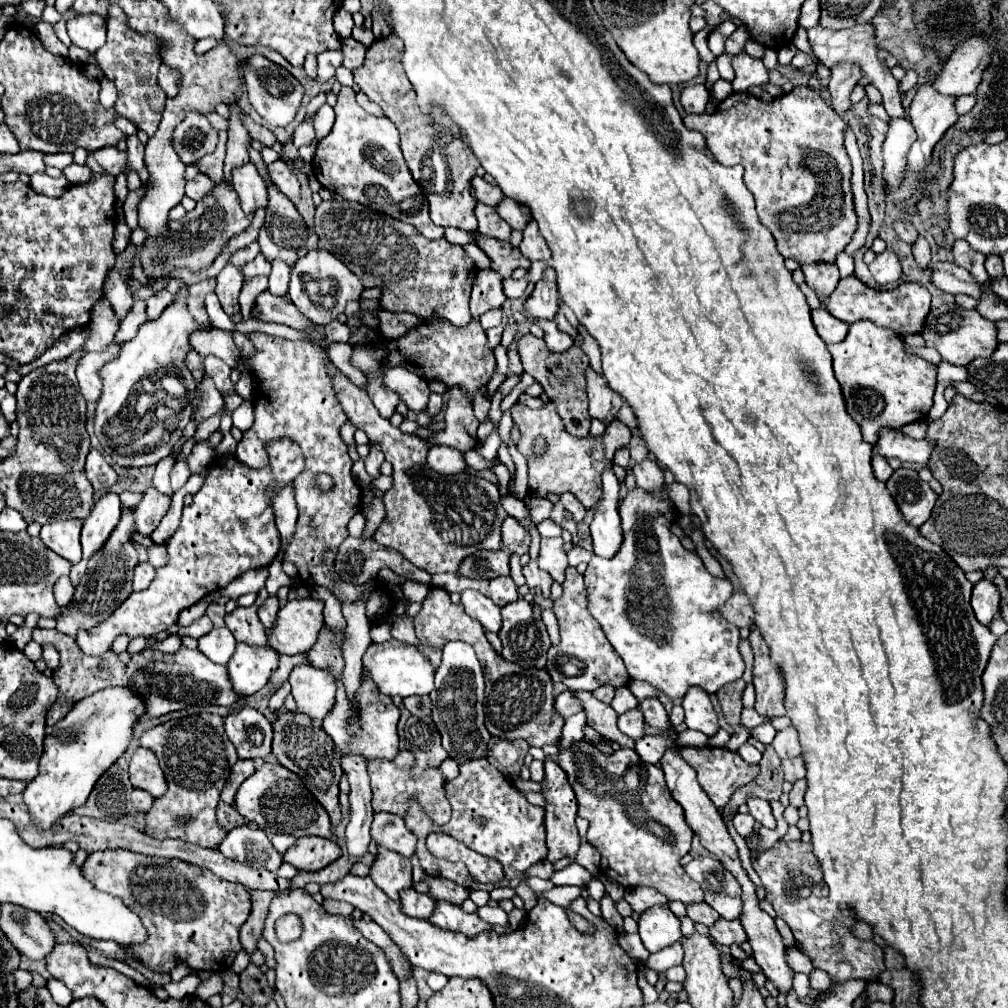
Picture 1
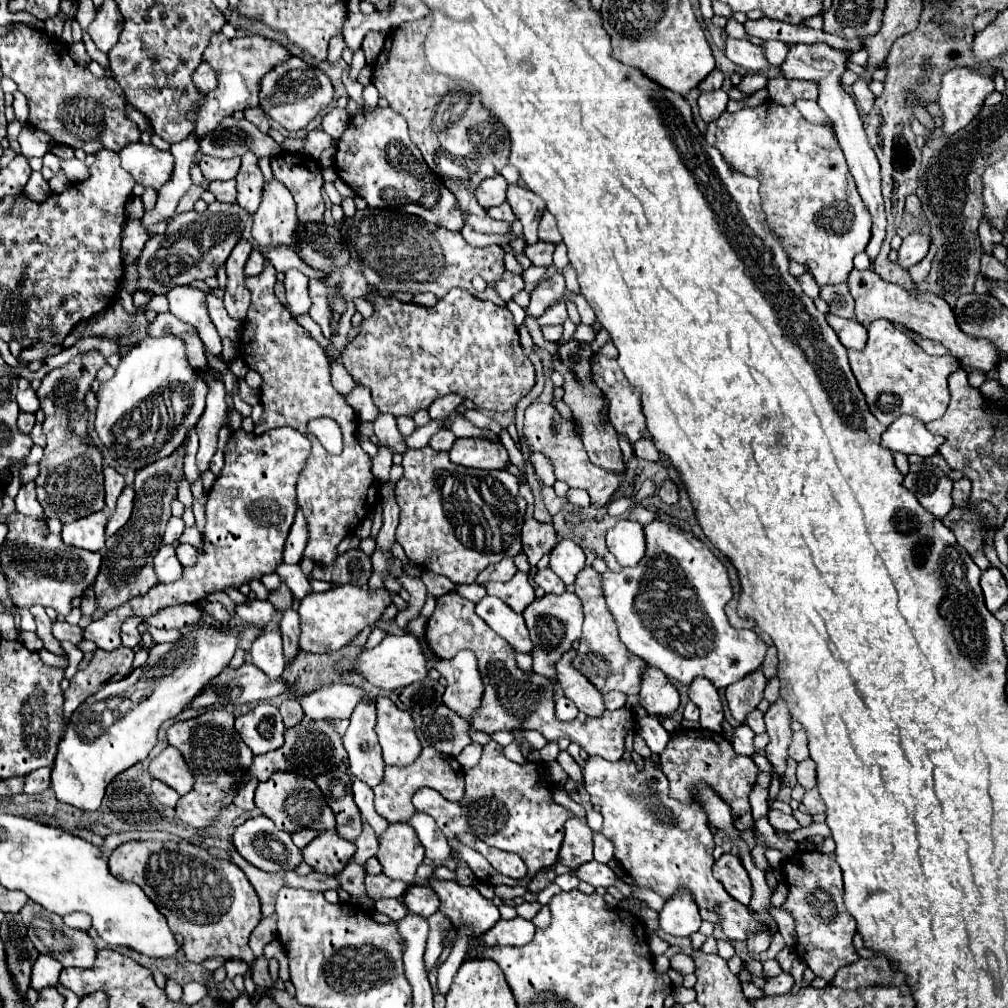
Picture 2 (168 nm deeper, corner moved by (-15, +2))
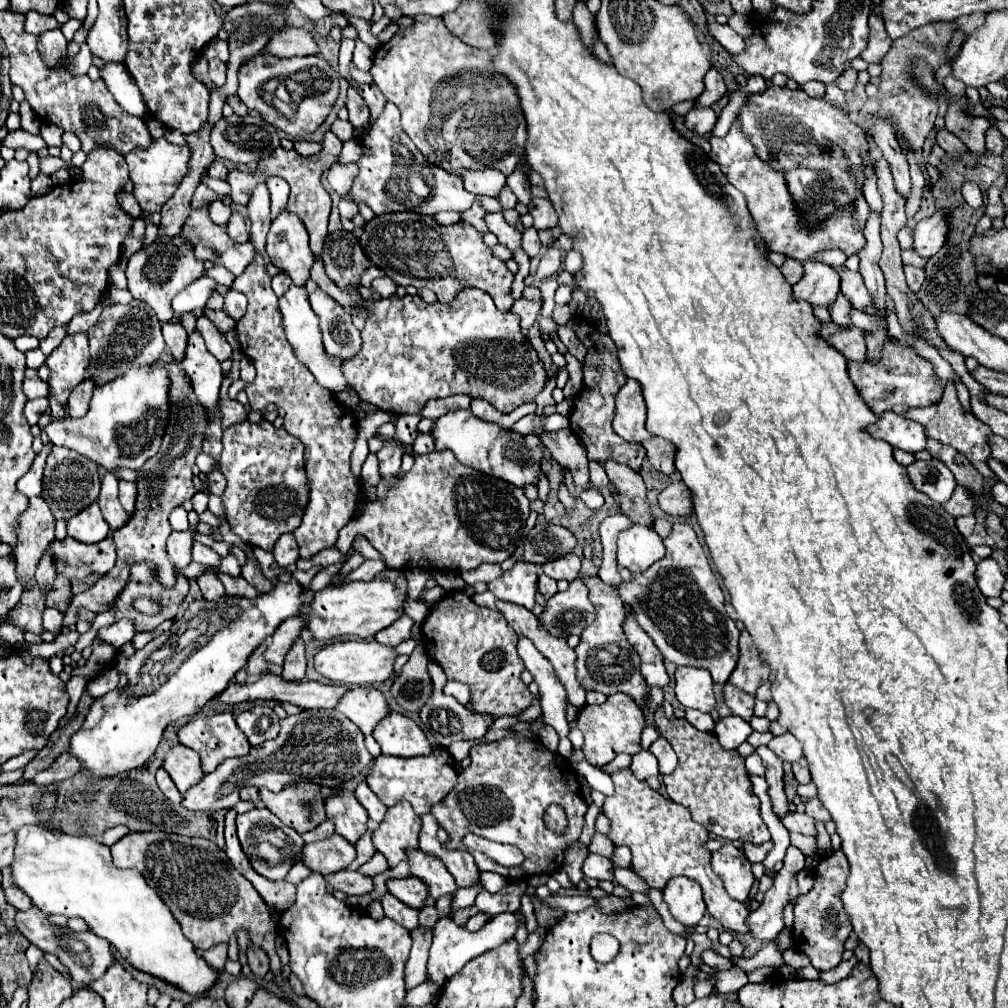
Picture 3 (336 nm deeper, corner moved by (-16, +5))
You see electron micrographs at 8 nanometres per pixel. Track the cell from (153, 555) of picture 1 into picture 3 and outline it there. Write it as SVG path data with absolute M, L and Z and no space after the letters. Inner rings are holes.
M198 541L192 547L192 559L202 563L202 565L208 565L208 567L218 567L220 561L222 561L222 557L214 549L210 549L210 547L206 547L206 545L198 543Z

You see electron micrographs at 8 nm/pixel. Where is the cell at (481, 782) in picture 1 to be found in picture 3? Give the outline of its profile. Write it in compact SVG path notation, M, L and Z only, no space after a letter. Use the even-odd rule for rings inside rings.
M510 735L470 749L470 765L458 775L454 789L432 807L432 815L438 825L448 831L448 849L464 849L462 837L466 833L516 845L526 859L522 865L512 867L512 871L498 867L498 863L484 853L470 853L480 871L494 871L508 879L526 879L530 875L552 875L562 867L566 849L576 843L582 833L586 809L588 805L580 793L578 775L568 759L548 751L538 739ZM550 803L556 803L566 811L566 833L554 833L544 825L542 817Z

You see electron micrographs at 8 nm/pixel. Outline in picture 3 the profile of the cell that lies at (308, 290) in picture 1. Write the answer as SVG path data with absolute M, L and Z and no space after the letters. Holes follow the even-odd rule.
M318 289L310 295L310 303L320 319L326 353L338 357L342 363L356 357L362 349L362 339L360 331L352 325L350 315L330 295Z

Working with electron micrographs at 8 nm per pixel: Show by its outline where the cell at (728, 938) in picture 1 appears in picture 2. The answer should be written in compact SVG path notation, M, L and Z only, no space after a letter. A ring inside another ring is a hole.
M589 756L585 760L583 768L583 782L585 790L591 796L591 802L601 808L603 814L603 836L609 838L615 844L615 860L621 864L625 874L629 874L637 886L651 888L657 892L661 898L671 898L671 894L679 892L681 888L687 888L699 908L707 908L719 914L723 932L729 940L747 940L751 932L761 932L767 930L767 924L759 922L753 918L749 908L743 904L737 904L723 888L723 884L711 874L713 866L713 832L707 826L707 816L699 804L685 804L679 800L673 800L669 796L669 782L667 776L661 772L659 764L655 764L651 758L643 758L645 766L643 770L637 768L635 760L617 760L617 762L607 762L605 758L599 756Z

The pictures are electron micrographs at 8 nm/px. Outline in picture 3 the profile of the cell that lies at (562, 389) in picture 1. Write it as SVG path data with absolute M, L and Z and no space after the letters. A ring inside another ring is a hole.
M616 461L604 463L604 469L610 477L610 483L616 489L614 499L620 505L620 511L626 513L632 523L652 527L654 517L650 513L650 505L646 499L646 485L642 477L630 467L616 463Z

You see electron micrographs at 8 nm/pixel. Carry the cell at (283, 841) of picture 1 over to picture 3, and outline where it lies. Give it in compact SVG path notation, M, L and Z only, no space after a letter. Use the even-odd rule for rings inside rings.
M326 819L324 823L320 823L316 829L312 829L312 831L308 831L308 833L304 833L302 835L302 839L304 839L304 843L310 843L310 841L318 841L318 839L326 839L326 837L330 837L334 833L334 823L330 821L330 819Z

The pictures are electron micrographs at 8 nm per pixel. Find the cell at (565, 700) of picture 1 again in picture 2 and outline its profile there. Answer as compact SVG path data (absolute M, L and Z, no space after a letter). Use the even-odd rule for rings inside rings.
M559 694L557 702L555 702L555 714L557 714L559 720L575 720L577 714L579 714L579 710L577 710L577 706L569 698L565 698L563 694Z

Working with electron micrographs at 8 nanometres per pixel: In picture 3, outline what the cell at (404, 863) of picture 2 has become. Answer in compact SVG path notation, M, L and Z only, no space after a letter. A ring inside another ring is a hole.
M400 801L386 811L384 821L372 833L372 841L376 851L388 859L390 867L396 867L406 859L408 847L418 847L420 825L422 821L408 801Z

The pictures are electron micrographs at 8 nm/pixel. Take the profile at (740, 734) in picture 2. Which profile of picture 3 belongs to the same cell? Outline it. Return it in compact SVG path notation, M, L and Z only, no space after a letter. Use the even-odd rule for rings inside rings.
M736 717L718 719L714 727L714 735L724 749L736 749L740 743L748 739L750 733L752 733L750 723L746 723L744 719L736 719Z

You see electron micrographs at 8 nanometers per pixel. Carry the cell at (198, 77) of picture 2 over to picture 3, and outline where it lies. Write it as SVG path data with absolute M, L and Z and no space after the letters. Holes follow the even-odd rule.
M218 59L208 61L208 76L217 87L221 87L225 84L226 74L226 63L222 63L222 61Z

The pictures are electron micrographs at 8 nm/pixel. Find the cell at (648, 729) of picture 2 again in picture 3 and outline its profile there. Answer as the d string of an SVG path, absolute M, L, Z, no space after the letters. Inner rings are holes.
M658 737L658 739L652 743L650 751L652 751L652 753L656 755L656 759L658 759L660 775L670 775L670 773L674 771L674 767L676 767L676 753L674 753L674 749L670 747L670 743L668 743L664 737Z

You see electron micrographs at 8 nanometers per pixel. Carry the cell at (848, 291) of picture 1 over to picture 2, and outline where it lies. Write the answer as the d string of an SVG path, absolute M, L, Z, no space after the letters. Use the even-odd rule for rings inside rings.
M853 270L847 278L847 286L855 300L855 318L863 326L867 326L869 322L873 322L877 318L885 318L889 322L895 322L899 326L905 326L905 328L917 332L923 338L941 342L949 350L949 354L953 354L961 364L981 368L987 374L991 370L995 370L995 362L999 362L1001 354L995 354L995 348L991 346L991 342L987 342L983 338L979 338L979 340L965 338L965 334L955 326L955 316L953 316L951 306L941 296L931 294L931 292L905 290L897 284L881 280L873 270L863 270L863 272Z

